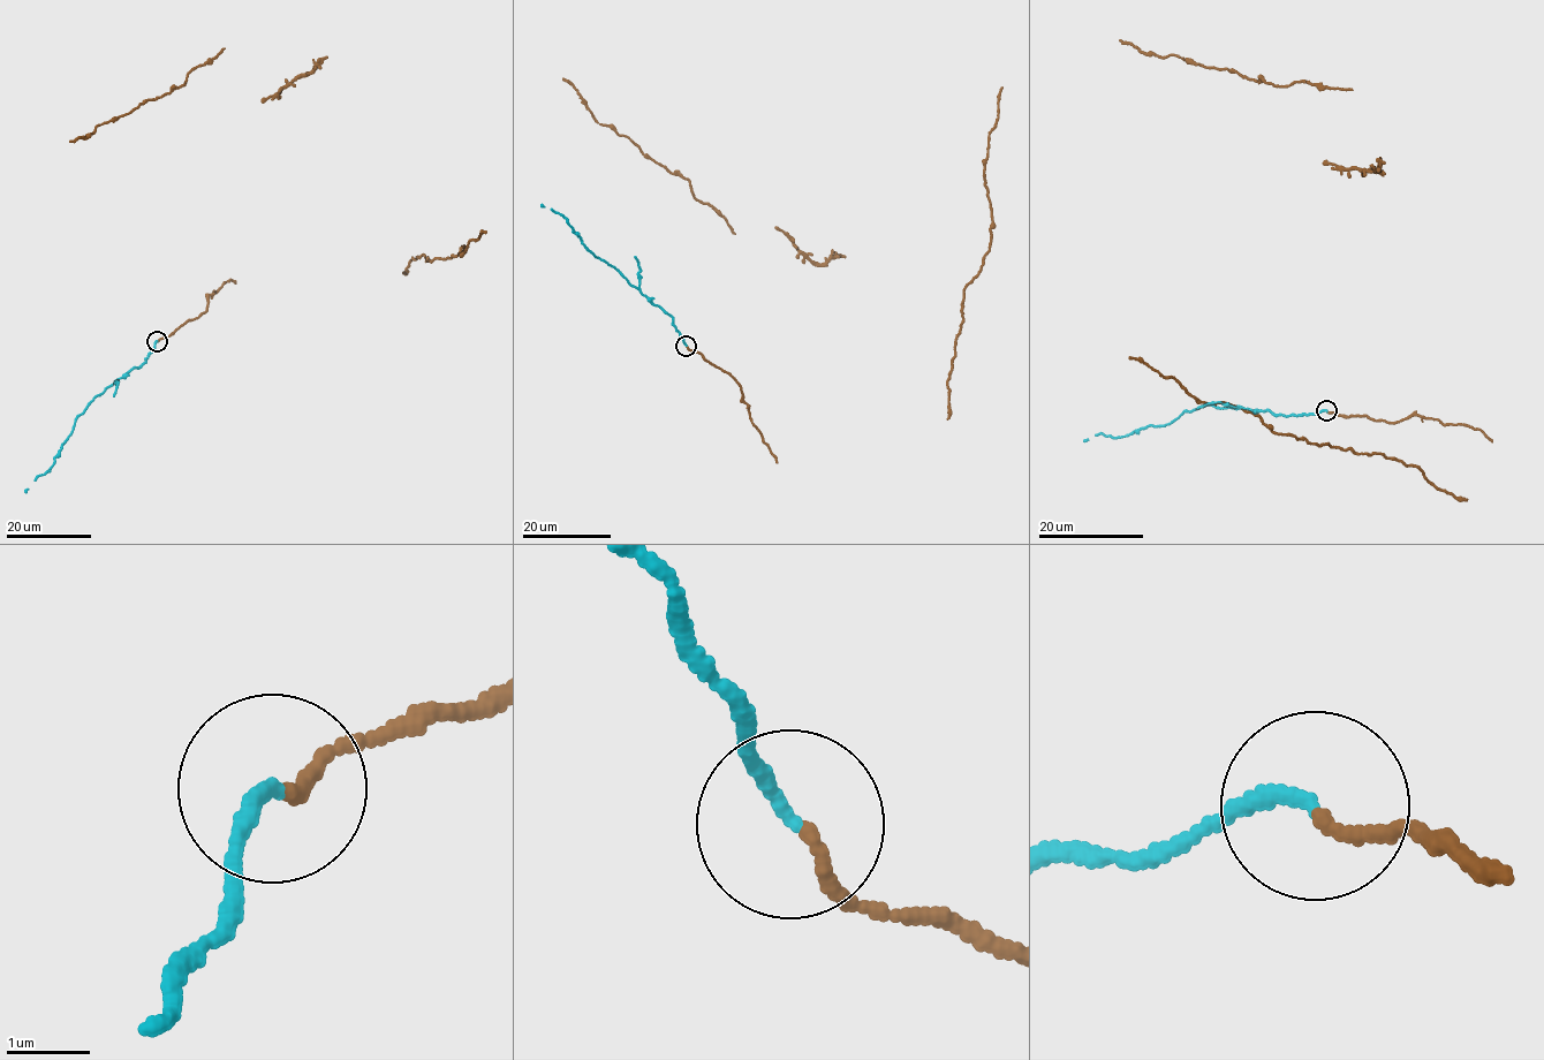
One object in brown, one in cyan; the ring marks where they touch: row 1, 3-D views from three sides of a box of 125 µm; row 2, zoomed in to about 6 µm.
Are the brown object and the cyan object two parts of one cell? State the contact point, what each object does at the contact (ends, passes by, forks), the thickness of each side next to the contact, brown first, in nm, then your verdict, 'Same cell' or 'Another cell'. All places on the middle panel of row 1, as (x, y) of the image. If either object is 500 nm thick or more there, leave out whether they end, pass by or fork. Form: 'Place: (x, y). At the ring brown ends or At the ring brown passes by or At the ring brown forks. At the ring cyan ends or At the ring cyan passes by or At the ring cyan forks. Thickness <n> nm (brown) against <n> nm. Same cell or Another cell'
Place: (686, 346). At the ring brown ends. At the ring cyan ends. Thickness 150 nm (brown) against 180 nm. Same cell

